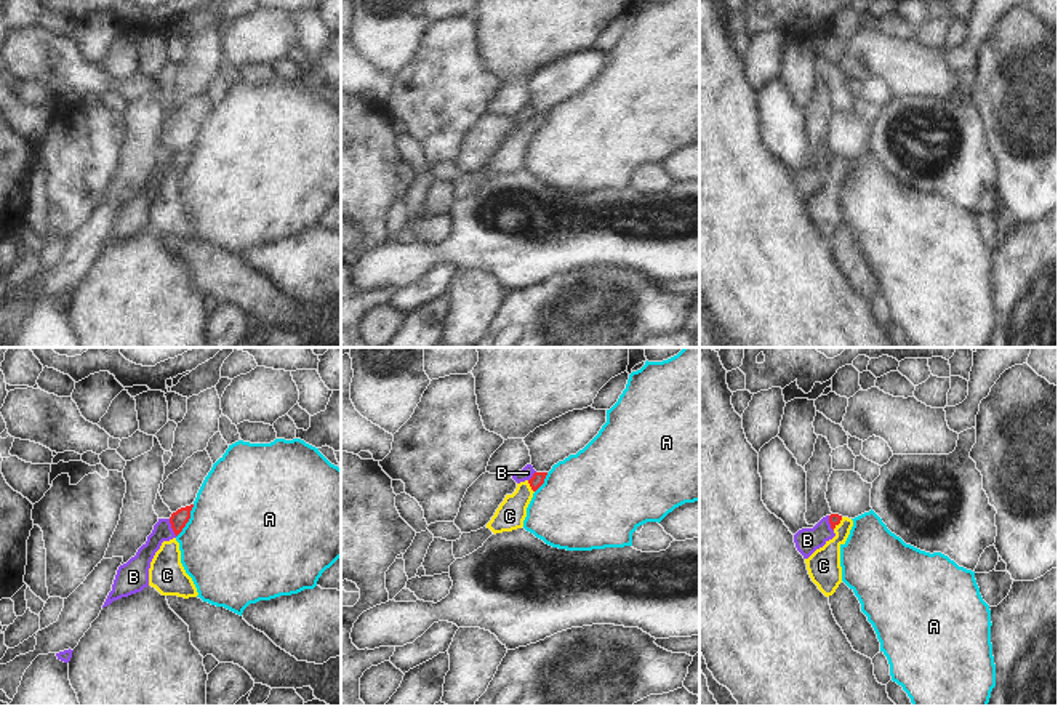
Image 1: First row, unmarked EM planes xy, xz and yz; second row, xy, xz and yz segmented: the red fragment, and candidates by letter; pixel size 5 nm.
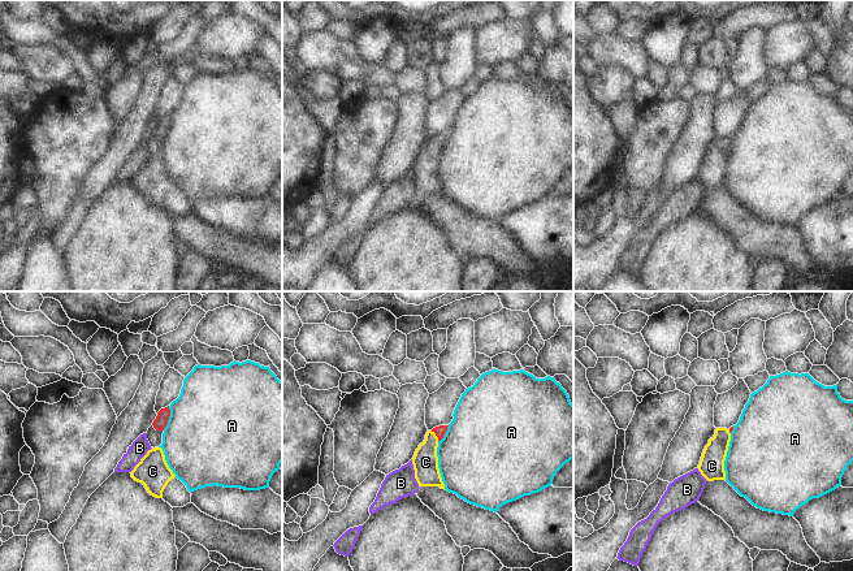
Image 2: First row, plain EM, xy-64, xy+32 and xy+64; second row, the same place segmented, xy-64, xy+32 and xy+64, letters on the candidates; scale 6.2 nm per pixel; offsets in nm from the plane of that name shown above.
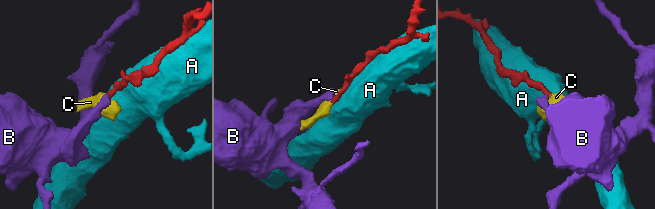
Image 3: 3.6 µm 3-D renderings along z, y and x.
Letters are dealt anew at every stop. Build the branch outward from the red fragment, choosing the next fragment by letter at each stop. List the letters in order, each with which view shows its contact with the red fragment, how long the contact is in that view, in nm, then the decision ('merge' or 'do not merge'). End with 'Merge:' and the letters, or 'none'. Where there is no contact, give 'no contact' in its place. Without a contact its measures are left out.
A: xy | 190 nm | do not merge
B: xy | 100 nm | do not merge
C: xz | 70 nm | merge
Merge: C

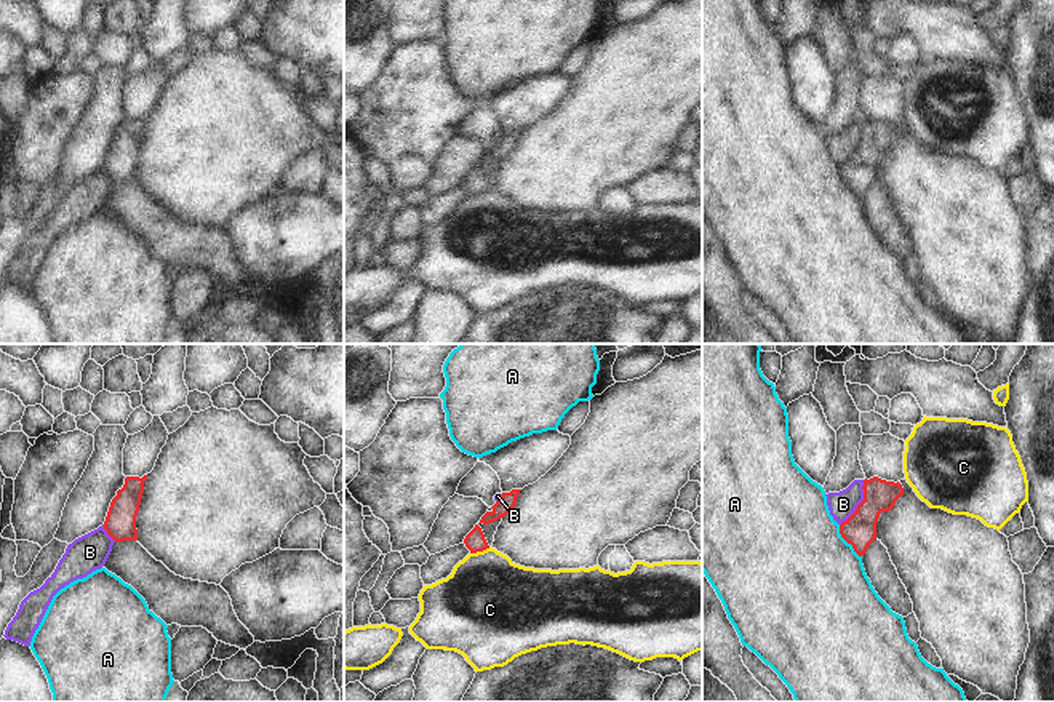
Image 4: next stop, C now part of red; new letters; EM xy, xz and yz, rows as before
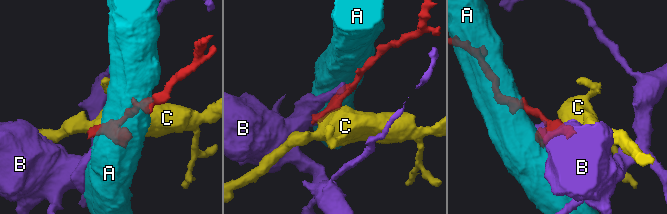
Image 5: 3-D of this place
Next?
A: yz | 200 nm | do not merge
B: yz | 260 nm | do not merge
C: xz | 110 nm | do not merge
Merge: none

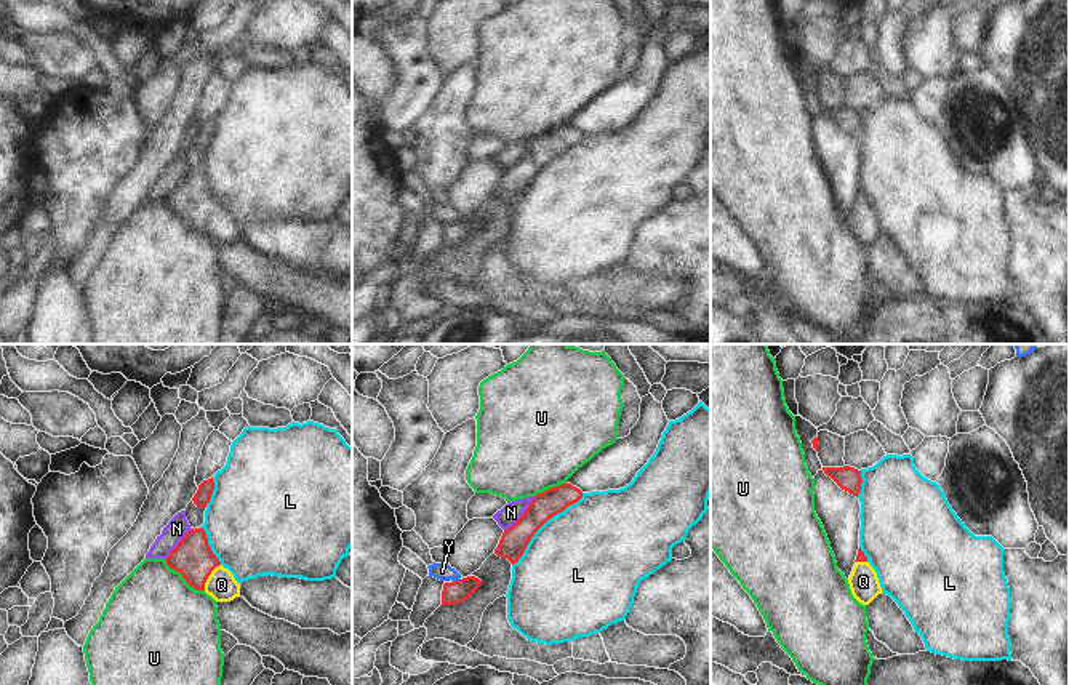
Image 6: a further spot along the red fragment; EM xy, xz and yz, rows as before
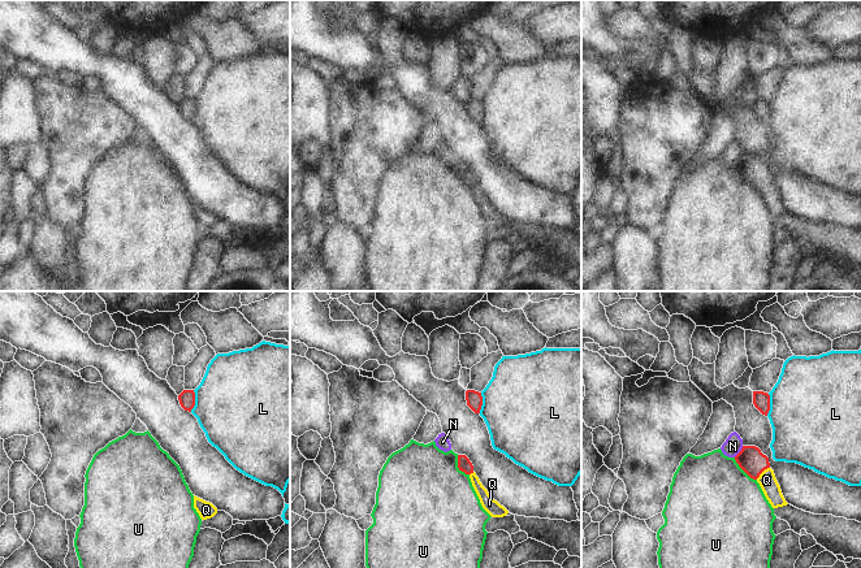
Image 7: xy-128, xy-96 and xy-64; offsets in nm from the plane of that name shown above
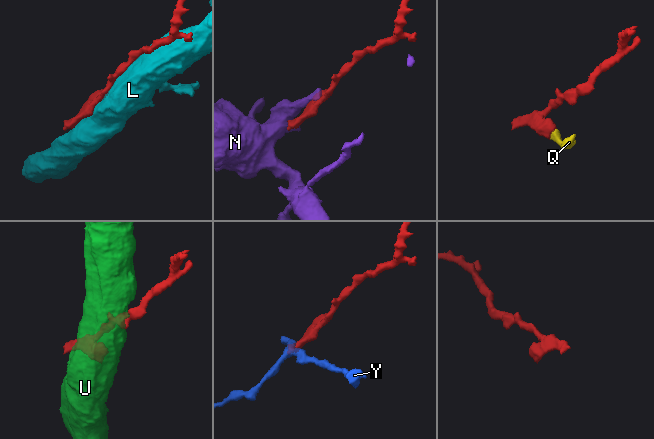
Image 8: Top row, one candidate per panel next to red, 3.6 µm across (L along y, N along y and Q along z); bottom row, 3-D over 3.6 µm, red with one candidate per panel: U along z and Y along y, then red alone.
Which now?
L: xz | 500 nm | do not merge
N: xz | 240 nm | do not merge
Q: xy | 160 nm | merge
U: xy | 260 nm | do not merge
Y: xz | 40 nm | do not merge
Merge: Q

